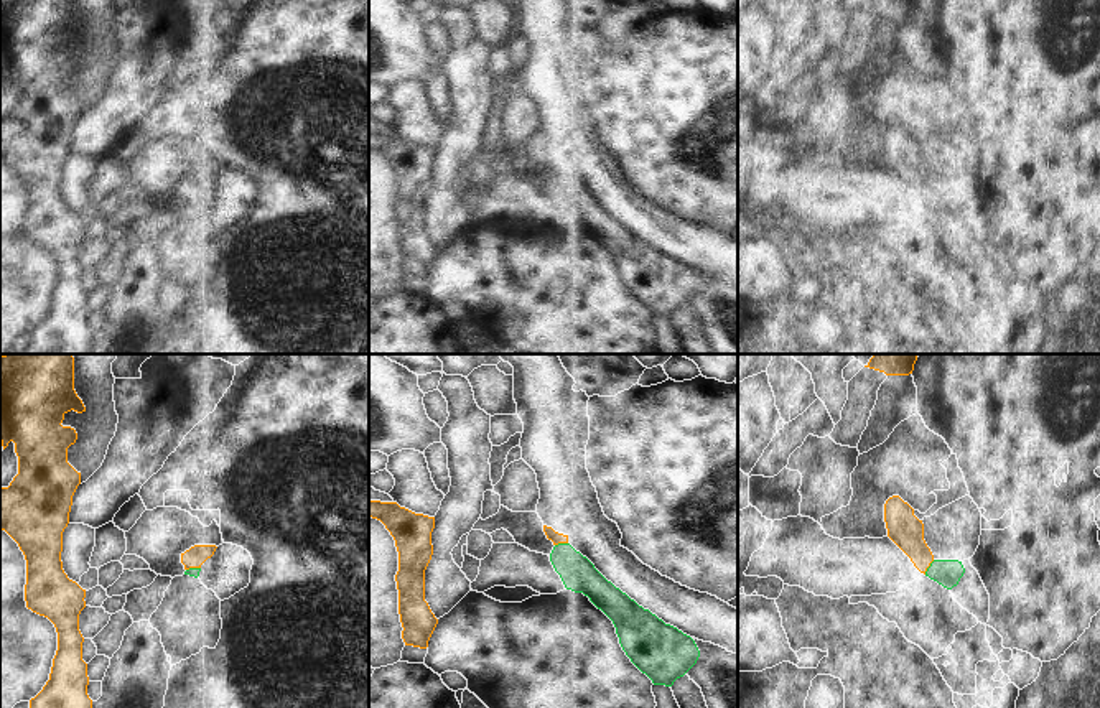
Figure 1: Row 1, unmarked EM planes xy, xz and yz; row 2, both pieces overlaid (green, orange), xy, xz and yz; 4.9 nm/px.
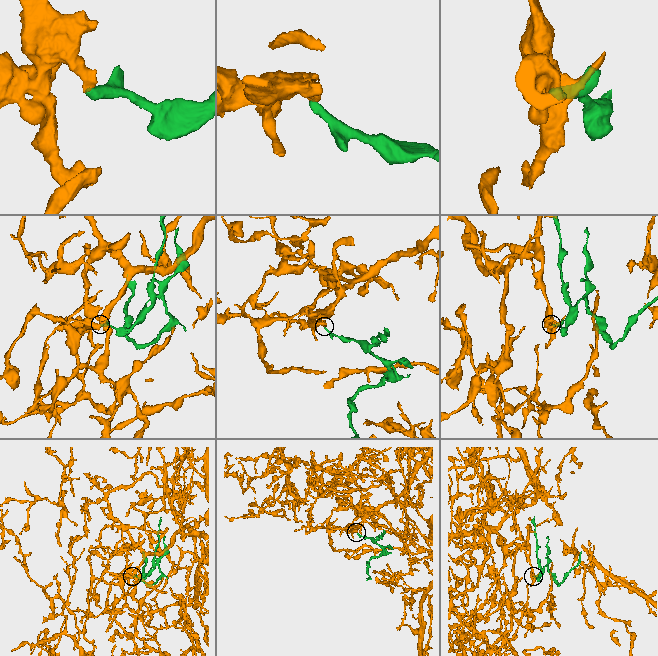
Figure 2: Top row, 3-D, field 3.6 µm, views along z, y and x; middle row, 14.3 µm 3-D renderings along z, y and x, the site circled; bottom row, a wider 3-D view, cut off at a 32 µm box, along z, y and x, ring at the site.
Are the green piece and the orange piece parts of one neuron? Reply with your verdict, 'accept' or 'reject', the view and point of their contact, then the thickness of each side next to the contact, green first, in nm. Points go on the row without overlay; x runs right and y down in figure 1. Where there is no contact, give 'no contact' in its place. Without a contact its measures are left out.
accept; contact yz (929, 198); calibres 130 and 170 nm

